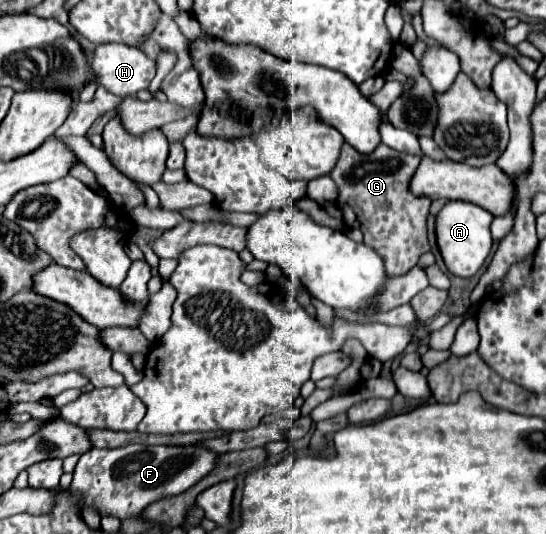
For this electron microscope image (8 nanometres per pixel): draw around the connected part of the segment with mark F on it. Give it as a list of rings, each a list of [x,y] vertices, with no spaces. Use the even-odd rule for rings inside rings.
[[[129,444],[121,448],[91,448],[81,454],[71,482],[71,492],[83,494],[81,506],[95,506],[101,514],[113,514],[117,518],[129,518],[141,514],[151,502],[163,496],[175,496],[183,490],[191,488],[197,480],[201,480],[217,462],[217,454],[199,448],[199,446],[141,446]]]

